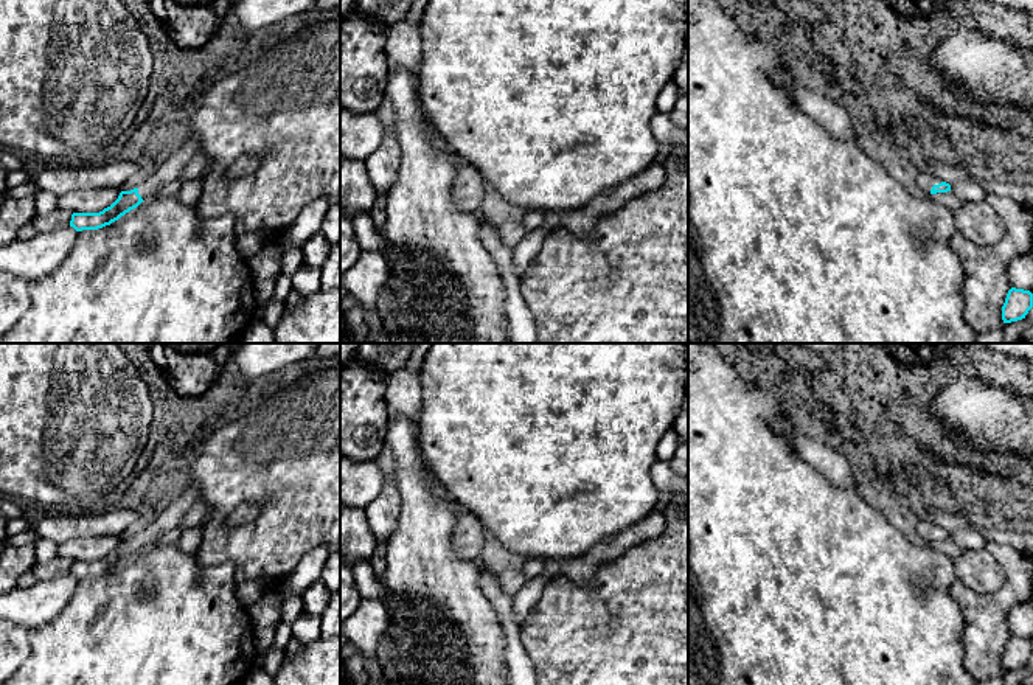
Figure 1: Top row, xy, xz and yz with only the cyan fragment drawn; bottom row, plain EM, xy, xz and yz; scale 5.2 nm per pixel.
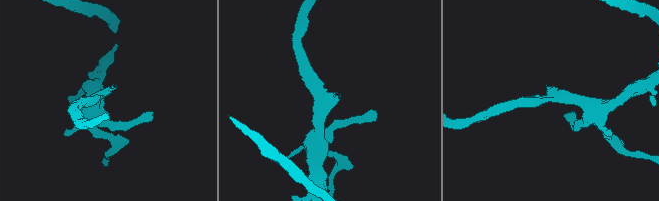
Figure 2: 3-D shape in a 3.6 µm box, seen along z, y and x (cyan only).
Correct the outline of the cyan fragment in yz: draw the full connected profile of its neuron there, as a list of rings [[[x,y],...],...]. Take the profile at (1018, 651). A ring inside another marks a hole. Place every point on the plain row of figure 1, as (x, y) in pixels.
[[[1011,635],[1002,654],[1003,671],[1011,671],[1025,666],[1033,655],[1033,642],[1030,638]]]

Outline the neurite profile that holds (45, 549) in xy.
[[[37,537],[34,542],[36,564],[51,561],[57,553],[57,544],[48,537]]]

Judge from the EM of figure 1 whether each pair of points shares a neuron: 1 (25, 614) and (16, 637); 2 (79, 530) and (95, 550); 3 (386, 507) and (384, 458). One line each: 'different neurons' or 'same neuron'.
1: different neurons
2: different neurons
3: same neuron

